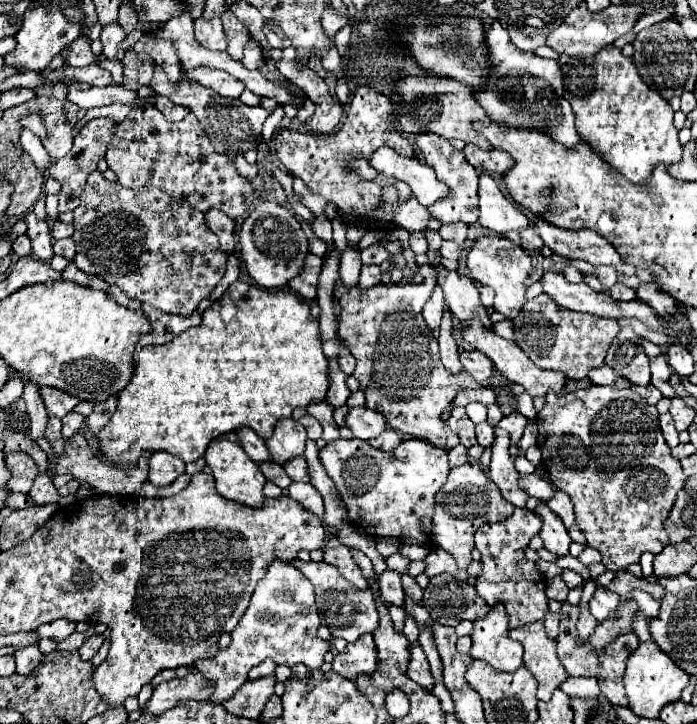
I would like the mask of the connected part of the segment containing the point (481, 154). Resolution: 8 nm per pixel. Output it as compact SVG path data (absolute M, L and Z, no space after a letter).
M467 145L465 149L463 149L463 153L465 153L465 157L467 157L467 161L479 171L479 163L485 163L485 151L479 151L479 147L475 147L475 145Z

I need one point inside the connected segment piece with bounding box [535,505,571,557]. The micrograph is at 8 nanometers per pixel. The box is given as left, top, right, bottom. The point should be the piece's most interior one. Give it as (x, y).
(555, 536)

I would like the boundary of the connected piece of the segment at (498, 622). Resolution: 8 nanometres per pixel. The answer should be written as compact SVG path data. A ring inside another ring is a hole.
M497 605L497 609L491 609L485 619L475 621L473 625L473 647L469 651L473 659L483 659L493 669L507 673L513 673L521 667L523 647L507 635L509 615L505 609L501 609L501 605Z

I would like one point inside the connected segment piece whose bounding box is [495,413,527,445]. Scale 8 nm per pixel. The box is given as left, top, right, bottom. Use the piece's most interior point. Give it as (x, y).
(514, 424)

